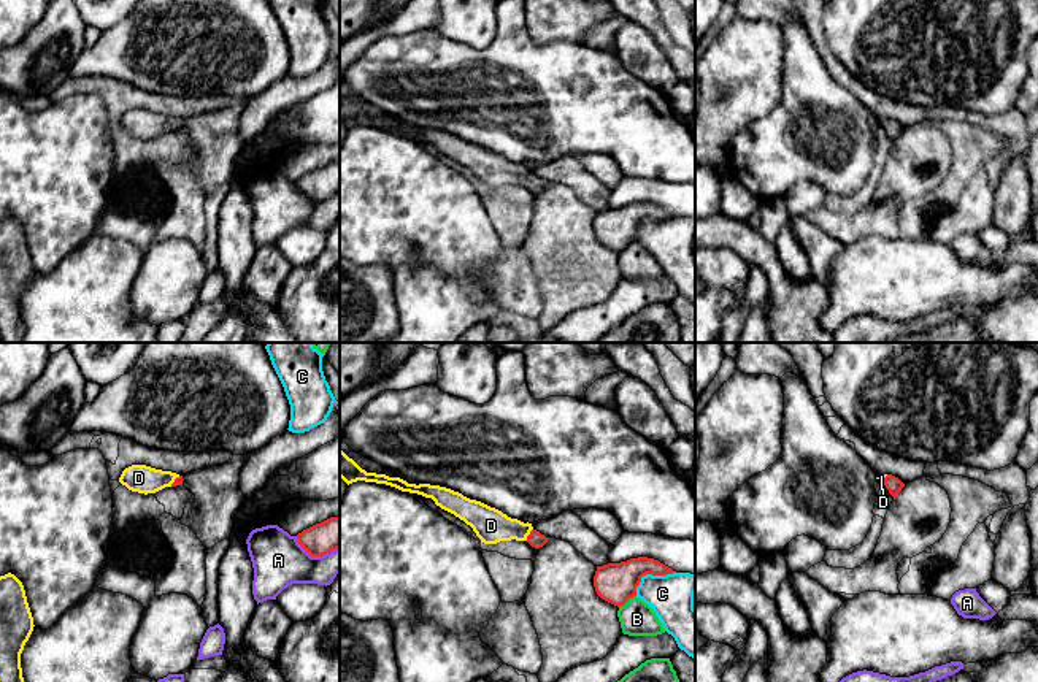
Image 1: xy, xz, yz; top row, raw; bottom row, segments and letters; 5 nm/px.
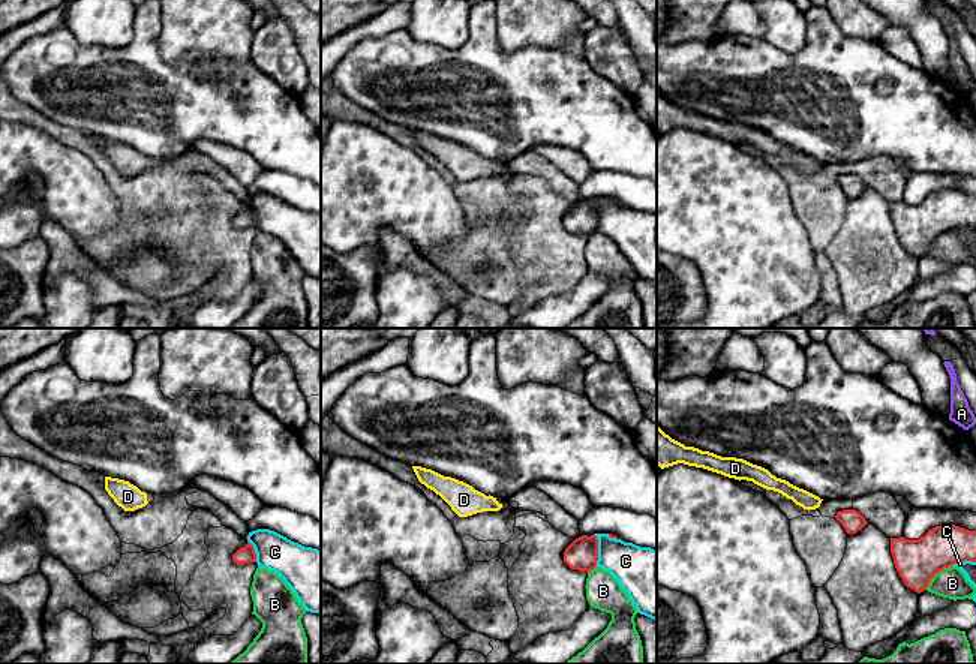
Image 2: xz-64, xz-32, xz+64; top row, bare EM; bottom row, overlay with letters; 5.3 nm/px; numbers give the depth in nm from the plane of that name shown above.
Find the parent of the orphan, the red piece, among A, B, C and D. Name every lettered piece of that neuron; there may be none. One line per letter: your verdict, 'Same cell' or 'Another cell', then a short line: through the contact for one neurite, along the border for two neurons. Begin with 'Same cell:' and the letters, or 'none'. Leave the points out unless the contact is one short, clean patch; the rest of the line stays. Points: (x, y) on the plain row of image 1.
Same cell: D
A: Another cell
B: Another cell
C: Another cell
D: Same cell. Line: xz (535, 183), (529, 180), (515, 173), (491, 170)

